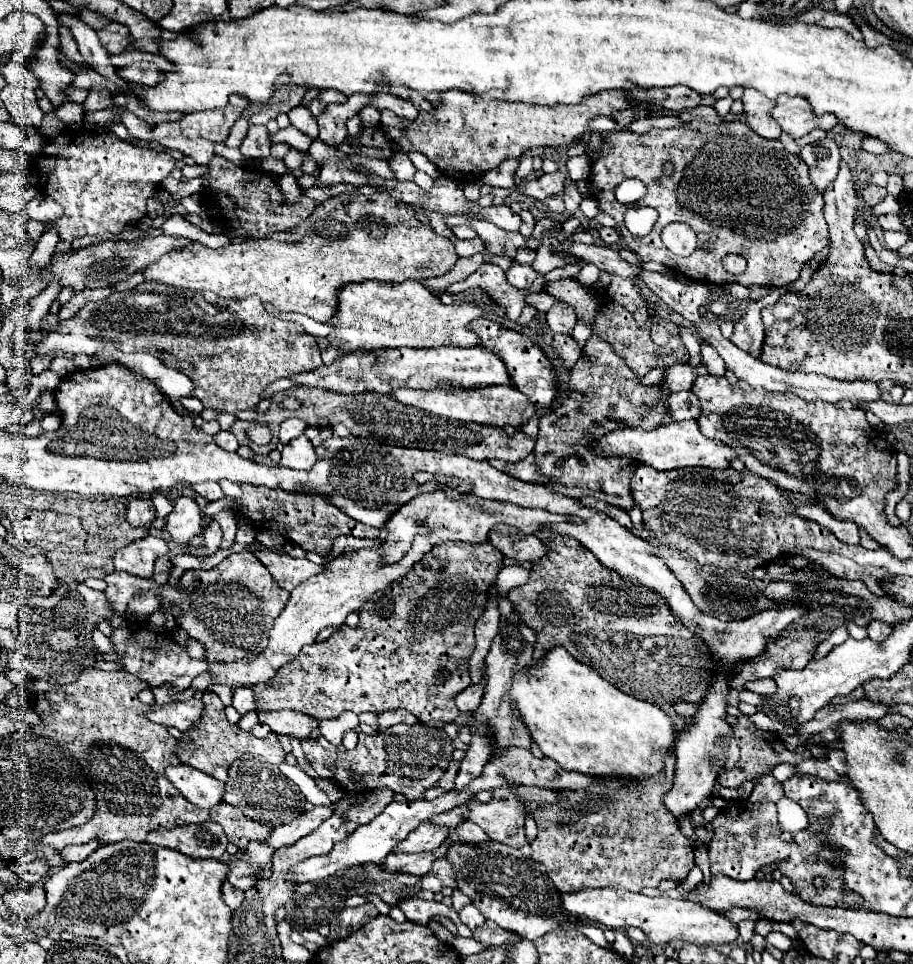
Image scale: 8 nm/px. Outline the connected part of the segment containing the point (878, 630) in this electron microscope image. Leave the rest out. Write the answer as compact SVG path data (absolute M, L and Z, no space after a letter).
M870 621L866 625L866 631L872 641L882 641L886 635L890 635L890 625L884 621Z

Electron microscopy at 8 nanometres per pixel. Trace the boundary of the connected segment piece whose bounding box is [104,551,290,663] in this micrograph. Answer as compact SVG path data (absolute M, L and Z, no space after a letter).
M250 551L232 553L212 569L188 569L176 583L160 585L154 579L138 579L126 571L108 573L104 581L108 585L106 595L114 601L118 615L124 615L128 601L140 591L158 595L160 605L172 611L178 627L204 645L208 663L232 663L236 659L258 657L266 649L274 619L282 613L290 595L276 581L272 585L272 575Z

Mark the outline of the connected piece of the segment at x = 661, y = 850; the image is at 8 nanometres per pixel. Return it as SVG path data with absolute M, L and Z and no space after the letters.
M670 751L666 755L666 771L658 777L646 781L626 779L632 785L638 783L638 791L630 789L628 793L628 805L620 793L610 789L610 785L590 785L590 789L578 791L564 789L560 791L562 797L558 803L534 811L532 817L538 825L538 835L530 844L531 858L546 865L546 871L560 893L586 887L622 887L628 891L642 891L644 887L658 887L664 879L682 881L688 877L694 865L694 841L680 833L678 819L664 807L664 795L672 789L674 781L674 765L676 757L674 751Z

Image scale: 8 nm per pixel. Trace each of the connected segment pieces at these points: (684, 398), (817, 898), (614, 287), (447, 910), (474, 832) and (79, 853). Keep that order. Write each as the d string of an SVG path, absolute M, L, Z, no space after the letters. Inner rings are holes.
M678 391L668 397L670 413L676 421L684 419L698 419L700 417L700 401L694 393L690 391Z
M766 775L756 781L756 787L748 799L732 801L728 807L724 807L716 819L714 825L714 837L708 845L708 857L710 857L710 869L712 875L722 873L730 879L738 881L750 881L756 873L766 865L776 865L786 877L792 879L796 893L814 903L814 905L836 905L836 907L866 907L866 901L856 891L844 893L844 871L842 867L842 849L824 843L822 833L810 833L808 829L790 835L784 833L778 827L776 819L776 803L782 799L782 785L772 777ZM824 875L824 887L814 887L814 877Z
M612 275L612 281L608 285L608 291L606 291L606 297L622 307L626 307L638 325L646 325L650 315L648 315L648 309L646 309L646 303L640 299L640 293L638 293L638 287L634 287L634 283L630 279L624 279L624 277L618 277L618 275Z
M414 897L414 899L400 901L400 903L398 903L398 909L404 911L406 919L410 919L410 921L414 921L414 923L422 923L422 925L426 925L432 915L444 915L444 917L448 917L448 919L454 921L459 936L466 938L472 937L471 930L460 921L459 914L456 913L452 907L446 907L444 903L424 901L424 899L420 899L420 897Z
M464 819L458 827L456 827L456 837L458 841L470 841L470 843L482 843L488 841L488 835L470 819Z
M90 841L86 845L69 845L61 850L61 855L67 863L81 862L100 846L101 843L98 843L98 841Z

